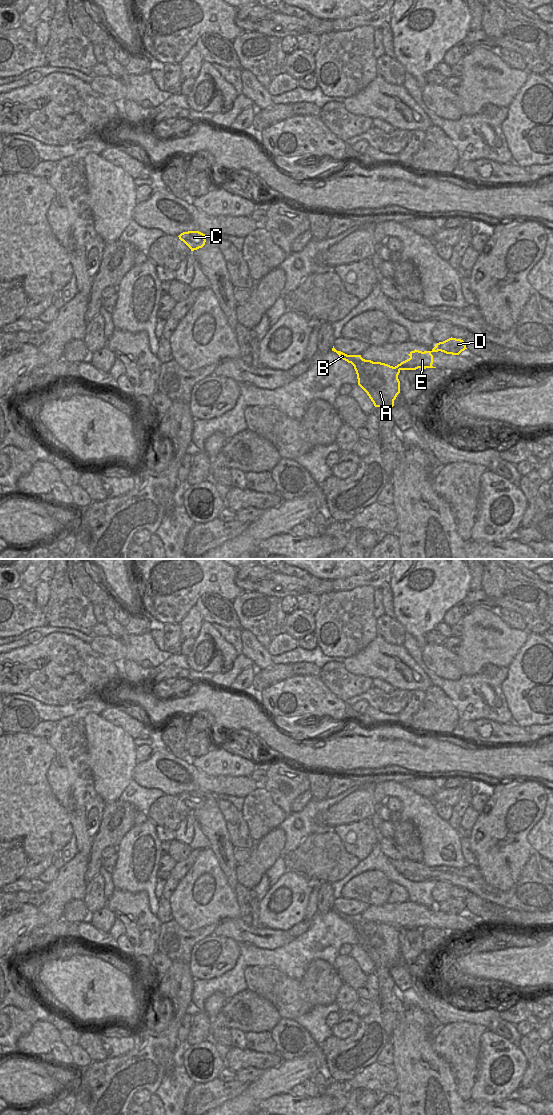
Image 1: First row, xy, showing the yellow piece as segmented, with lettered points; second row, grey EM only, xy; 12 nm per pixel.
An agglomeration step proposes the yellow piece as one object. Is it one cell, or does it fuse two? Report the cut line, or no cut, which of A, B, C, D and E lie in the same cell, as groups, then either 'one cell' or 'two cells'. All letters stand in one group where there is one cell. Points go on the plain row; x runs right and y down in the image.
cut in xy along (437, 903), (439, 910); A B C E / D; two cells

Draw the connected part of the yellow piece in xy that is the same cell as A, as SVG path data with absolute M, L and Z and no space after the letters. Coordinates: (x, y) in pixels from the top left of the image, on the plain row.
M438 904L431 911L411 911L409 919L393 927L381 922L365 920L361 915L347 915L337 911L334 906L332 911L339 917L354 926L357 934L358 945L367 953L375 967L391 969L394 960L400 953L400 941L398 935L401 930L416 930L418 928L433 927L432 912L438 912Z

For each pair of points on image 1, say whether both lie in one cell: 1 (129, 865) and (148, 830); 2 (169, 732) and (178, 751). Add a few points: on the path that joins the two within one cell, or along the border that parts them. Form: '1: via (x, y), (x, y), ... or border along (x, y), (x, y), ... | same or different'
1: via (138, 856), (141, 839) | same
2: via (173, 737), (176, 746) | same

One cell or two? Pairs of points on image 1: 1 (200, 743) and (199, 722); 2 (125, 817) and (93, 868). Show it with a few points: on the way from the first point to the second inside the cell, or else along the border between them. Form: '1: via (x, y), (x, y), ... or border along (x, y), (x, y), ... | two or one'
1: via (197, 738), (197, 727) | one
2: via (115, 830), (96, 849), (95, 855) | one

